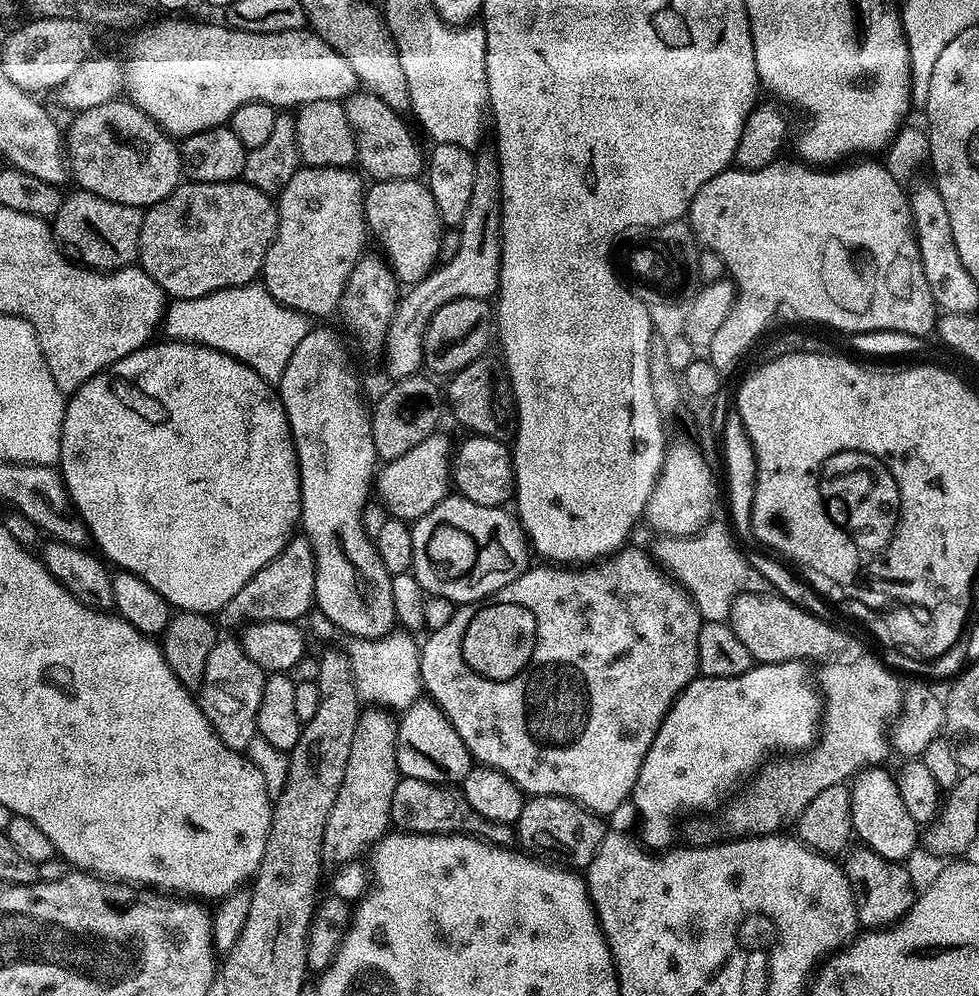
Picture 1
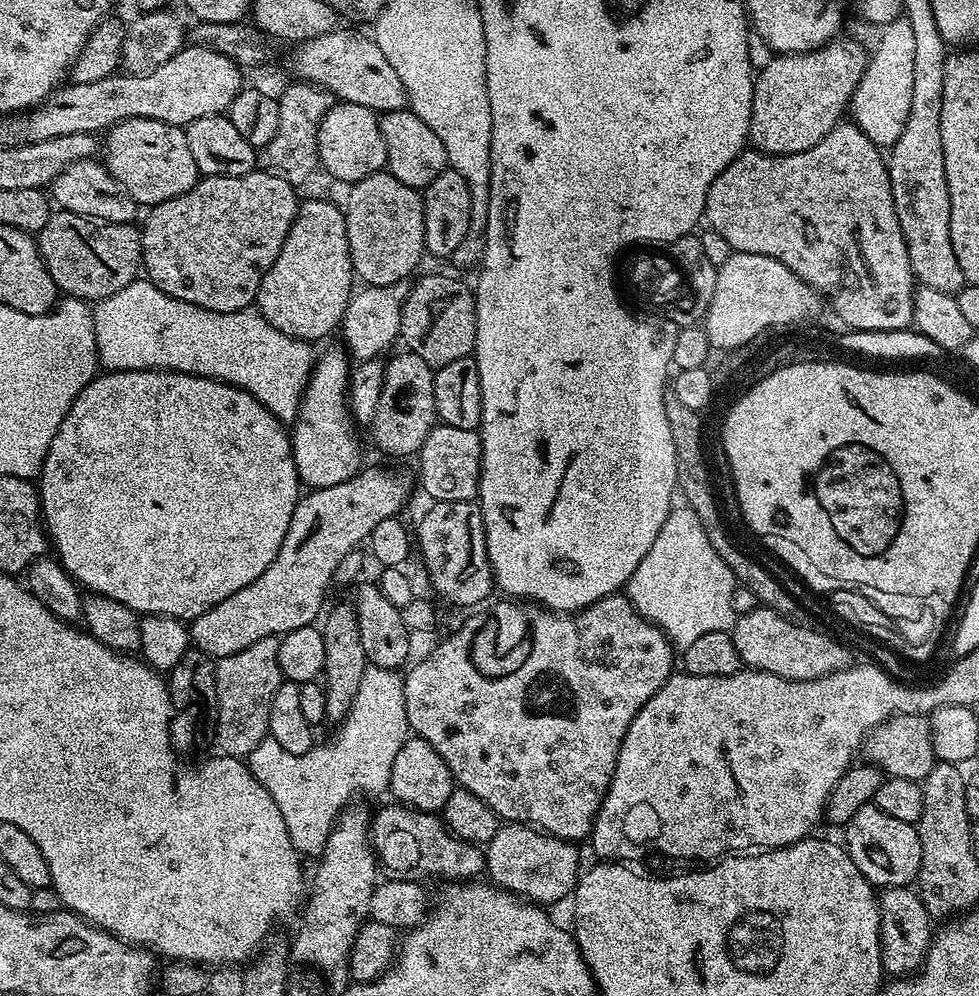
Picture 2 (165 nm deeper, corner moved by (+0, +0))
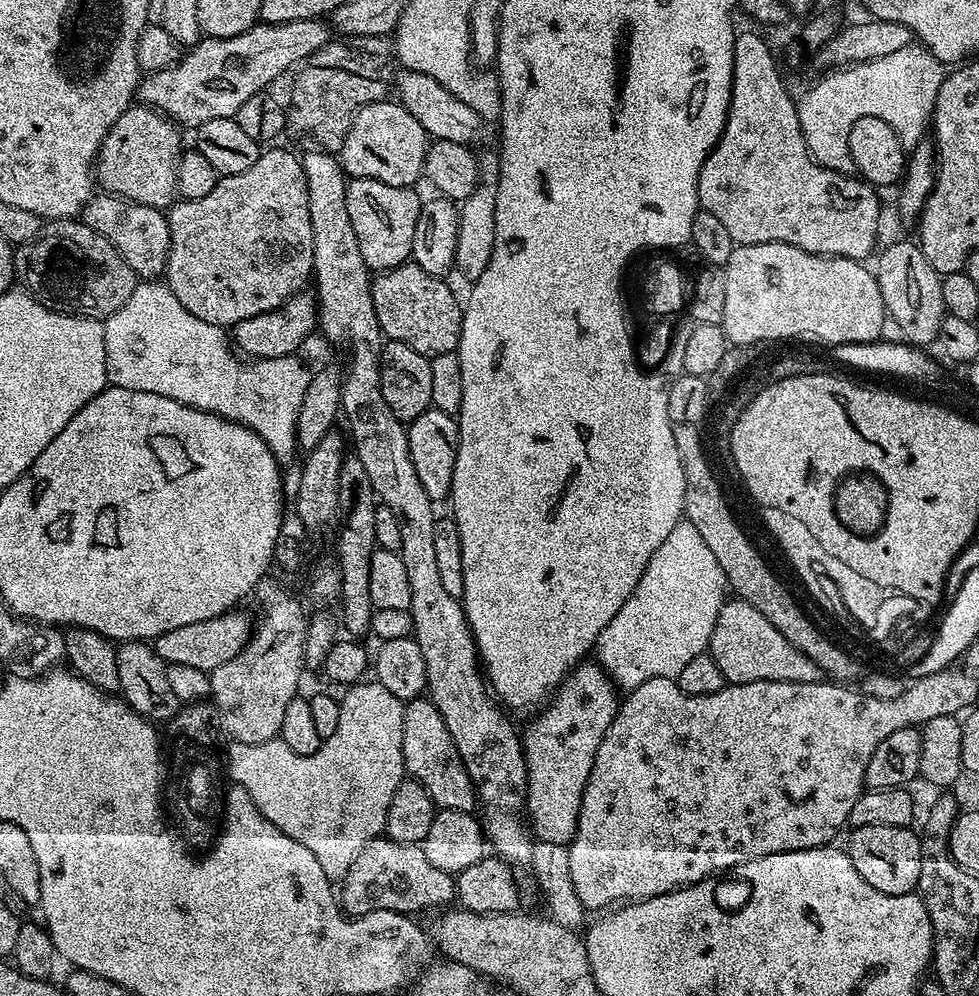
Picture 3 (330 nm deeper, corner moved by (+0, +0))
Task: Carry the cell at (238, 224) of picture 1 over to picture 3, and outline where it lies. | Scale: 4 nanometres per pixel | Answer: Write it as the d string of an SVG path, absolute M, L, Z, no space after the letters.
M272 148L261 151L258 162L250 166L250 170L242 170L242 174L230 174L220 176L217 184L210 194L205 194L202 198L177 199L175 203L167 209L168 230L170 232L170 250L168 251L168 264L164 268L163 279L166 281L168 289L182 302L194 318L202 318L202 322L216 324L219 328L227 329L235 326L246 318L254 318L258 314L266 314L275 308L281 308L287 300L295 296L297 292L305 287L304 283L309 283L312 276L312 263L314 262L314 230L310 226L310 202L308 201L308 183L304 173L304 165L299 155L287 152L284 148Z

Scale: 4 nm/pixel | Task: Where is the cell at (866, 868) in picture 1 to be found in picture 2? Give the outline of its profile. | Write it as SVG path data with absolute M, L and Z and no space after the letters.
M915 887L885 888L879 893L880 901L880 947L884 971L892 978L905 978L920 971L928 948L932 945L934 921L929 916Z

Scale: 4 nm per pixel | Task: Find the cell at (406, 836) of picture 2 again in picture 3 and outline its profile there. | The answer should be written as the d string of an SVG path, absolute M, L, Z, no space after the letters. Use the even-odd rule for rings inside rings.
M387 838L371 840L358 854L354 866L344 875L338 892L341 909L349 917L368 916L374 910L394 910L417 914L439 904L456 900L456 881L453 873L430 866L423 847L419 844L398 844ZM344 887L344 889L342 888Z

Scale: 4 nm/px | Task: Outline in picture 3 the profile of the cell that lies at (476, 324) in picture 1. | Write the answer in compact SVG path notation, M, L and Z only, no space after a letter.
M411 262L391 268L389 272L379 273L372 280L372 301L381 333L388 340L406 342L418 350L418 354L429 358L456 352L460 346L464 314L461 301L456 301L448 282L439 276L426 274L422 266Z

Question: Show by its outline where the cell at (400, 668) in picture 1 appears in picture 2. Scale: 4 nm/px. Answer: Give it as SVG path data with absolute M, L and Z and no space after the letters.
M368 667L339 728L336 740L329 744L317 743L301 756L282 750L278 742L269 738L258 742L246 757L254 778L270 790L270 798L282 810L293 848L305 857L319 857L337 818L359 797L356 796L359 792L376 796L389 791L394 758L398 758L398 750L402 750L410 736L403 675L395 668Z

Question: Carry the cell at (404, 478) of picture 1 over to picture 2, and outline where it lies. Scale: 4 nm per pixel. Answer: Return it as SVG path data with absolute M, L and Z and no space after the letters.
M368 466L361 467L346 482L338 482L338 486L305 491L290 518L290 530L286 530L286 538L282 538L282 546L268 569L257 580L250 582L250 586L242 586L242 590L230 594L230 598L218 602L191 621L190 640L195 651L213 658L229 656L238 654L238 650L246 646L254 646L254 642L262 642L262 638L279 638L307 624L315 625L321 615L320 607L324 604L324 591L333 587L332 575L338 564L346 554L359 549L367 541L378 522L386 522L386 518L391 516L399 517L407 500L408 492L394 473Z

